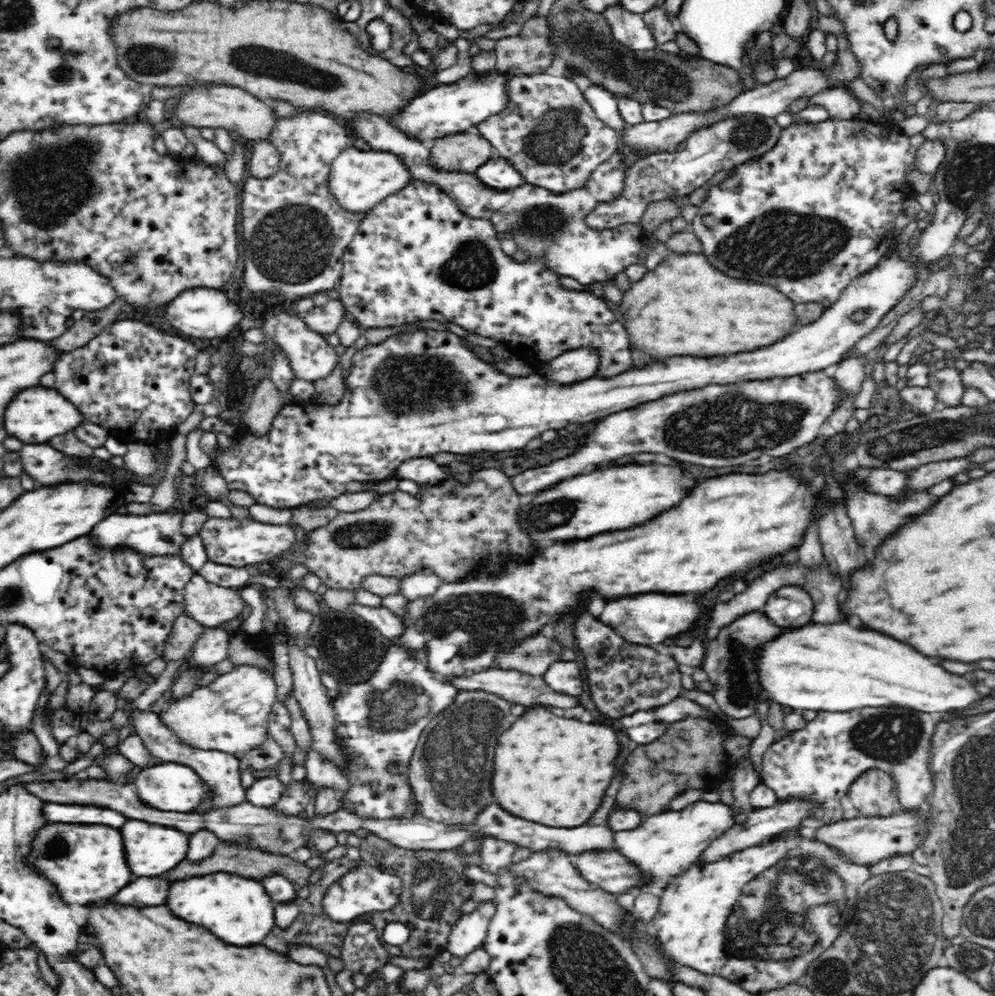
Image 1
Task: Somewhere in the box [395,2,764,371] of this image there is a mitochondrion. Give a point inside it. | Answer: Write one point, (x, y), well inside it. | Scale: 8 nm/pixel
(661, 80)

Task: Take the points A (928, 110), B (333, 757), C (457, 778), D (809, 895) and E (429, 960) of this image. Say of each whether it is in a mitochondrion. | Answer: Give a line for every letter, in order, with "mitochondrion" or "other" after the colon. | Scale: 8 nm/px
A: other
B: other
C: mitochondrion
D: mitochondrion
E: other

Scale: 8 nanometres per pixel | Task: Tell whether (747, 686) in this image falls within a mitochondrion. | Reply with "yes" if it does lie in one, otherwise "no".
yes

